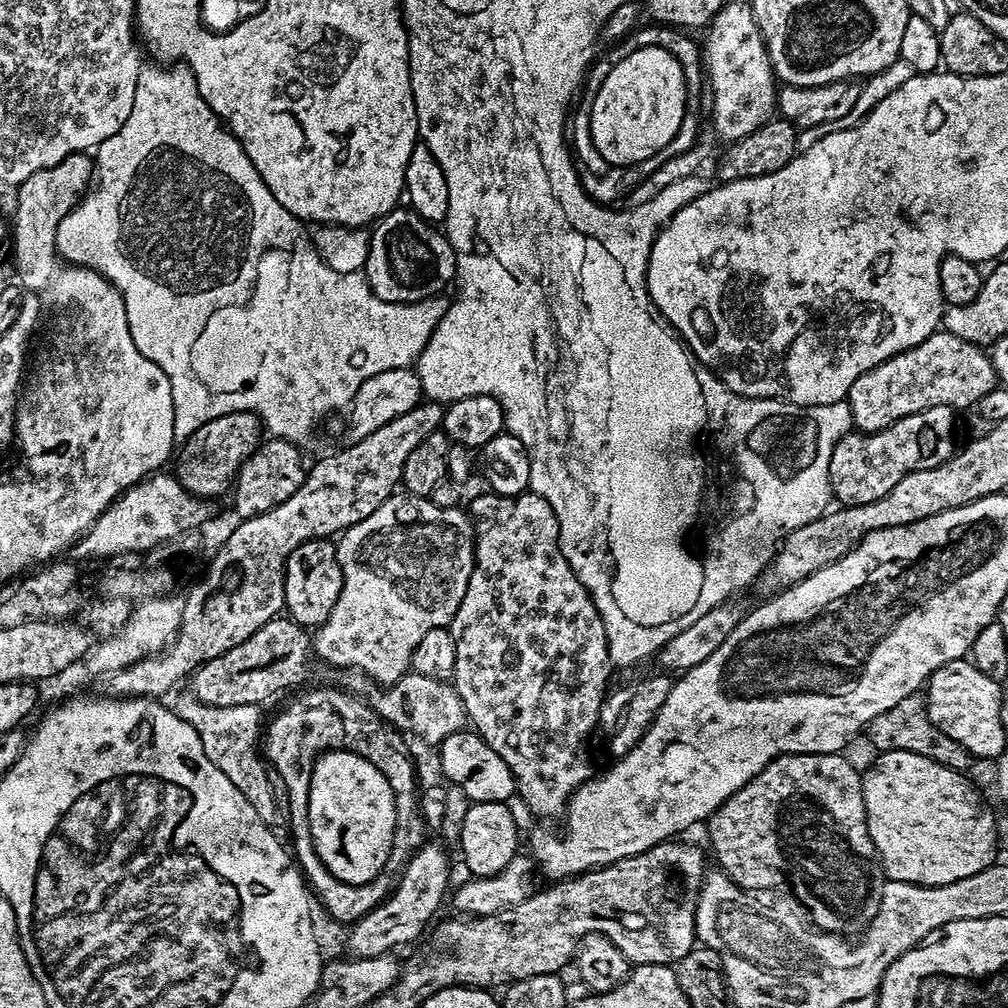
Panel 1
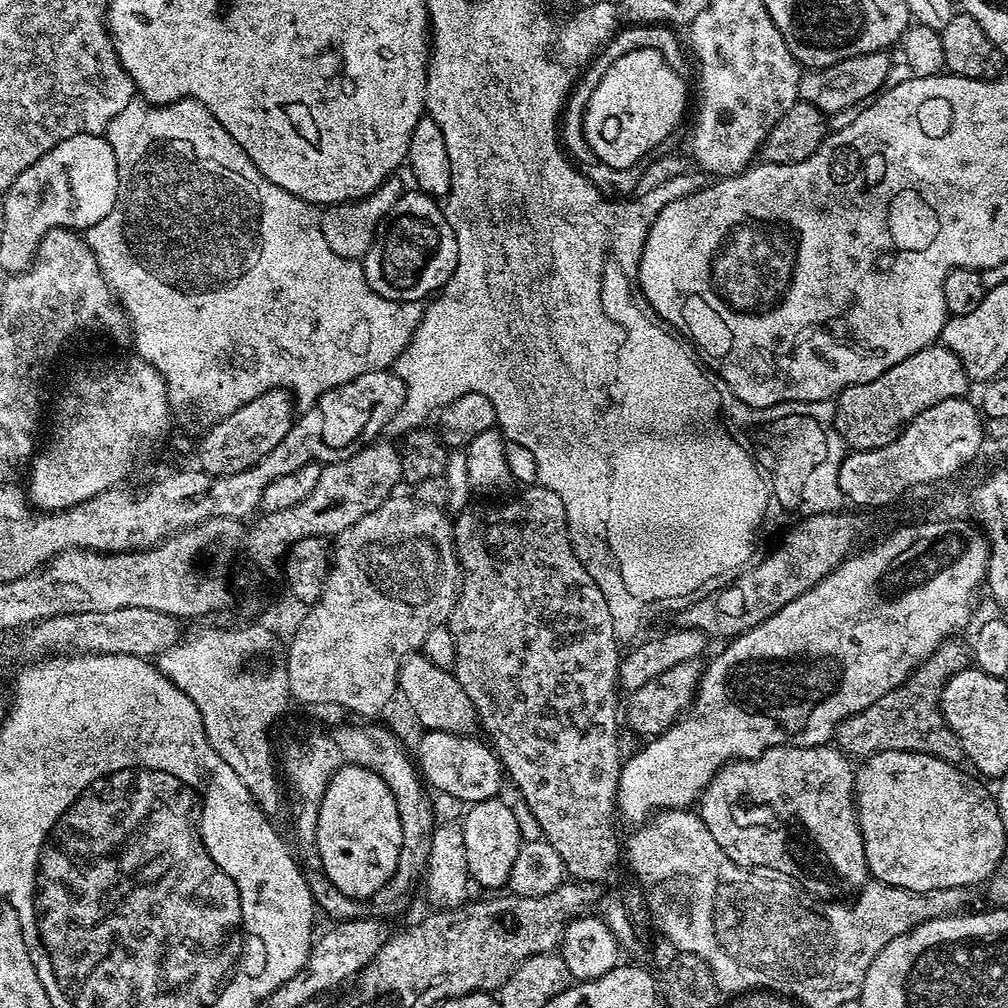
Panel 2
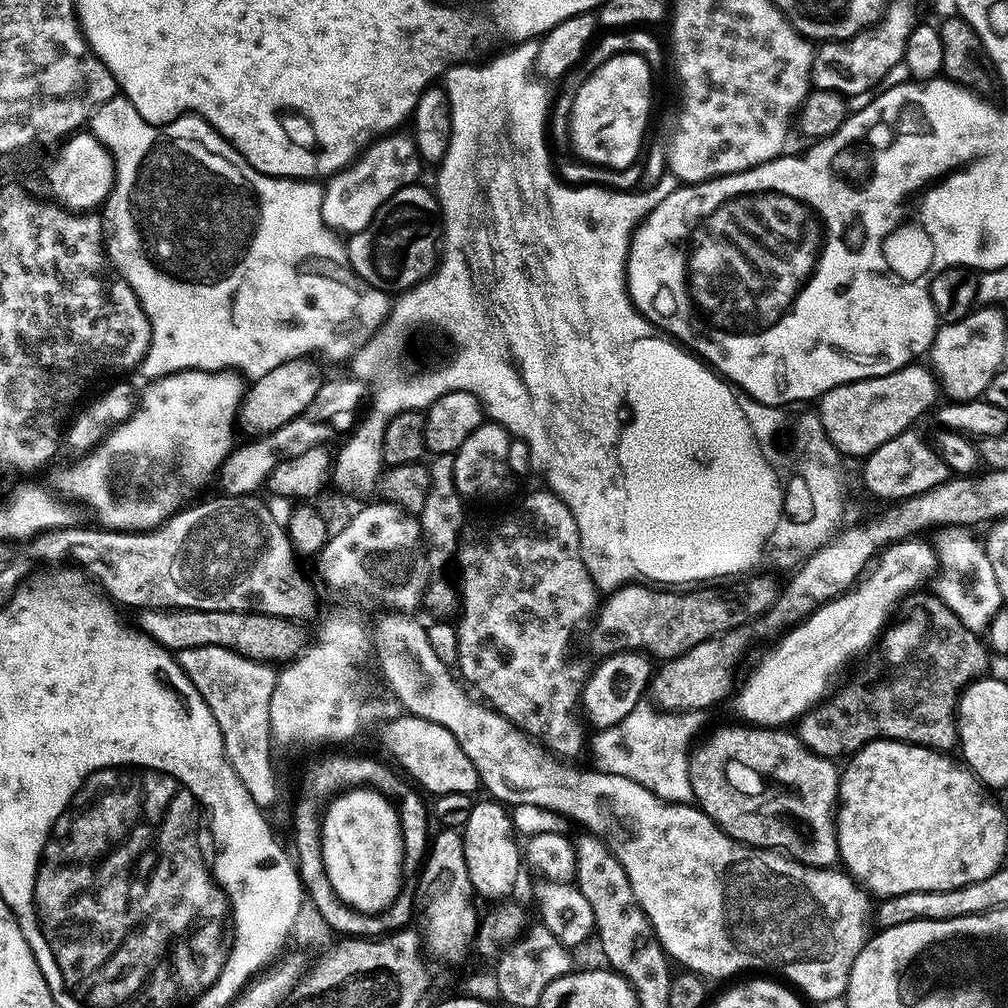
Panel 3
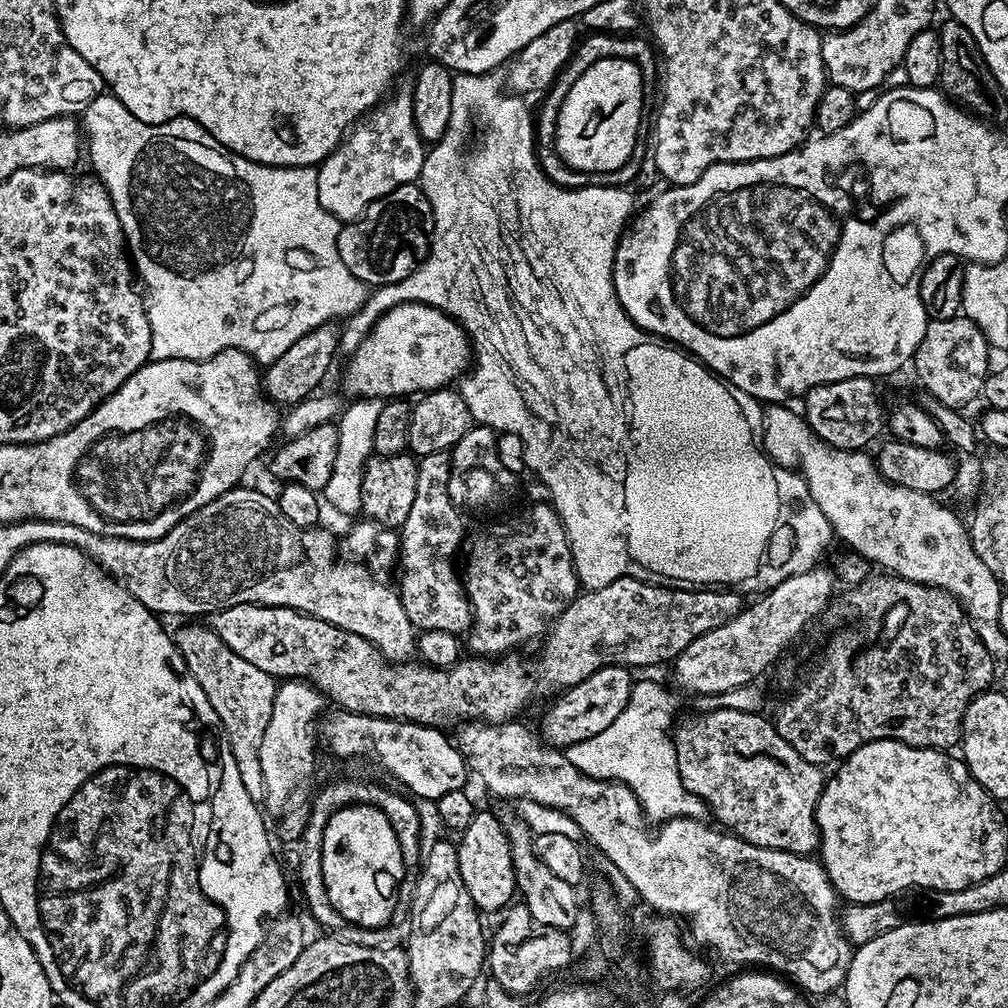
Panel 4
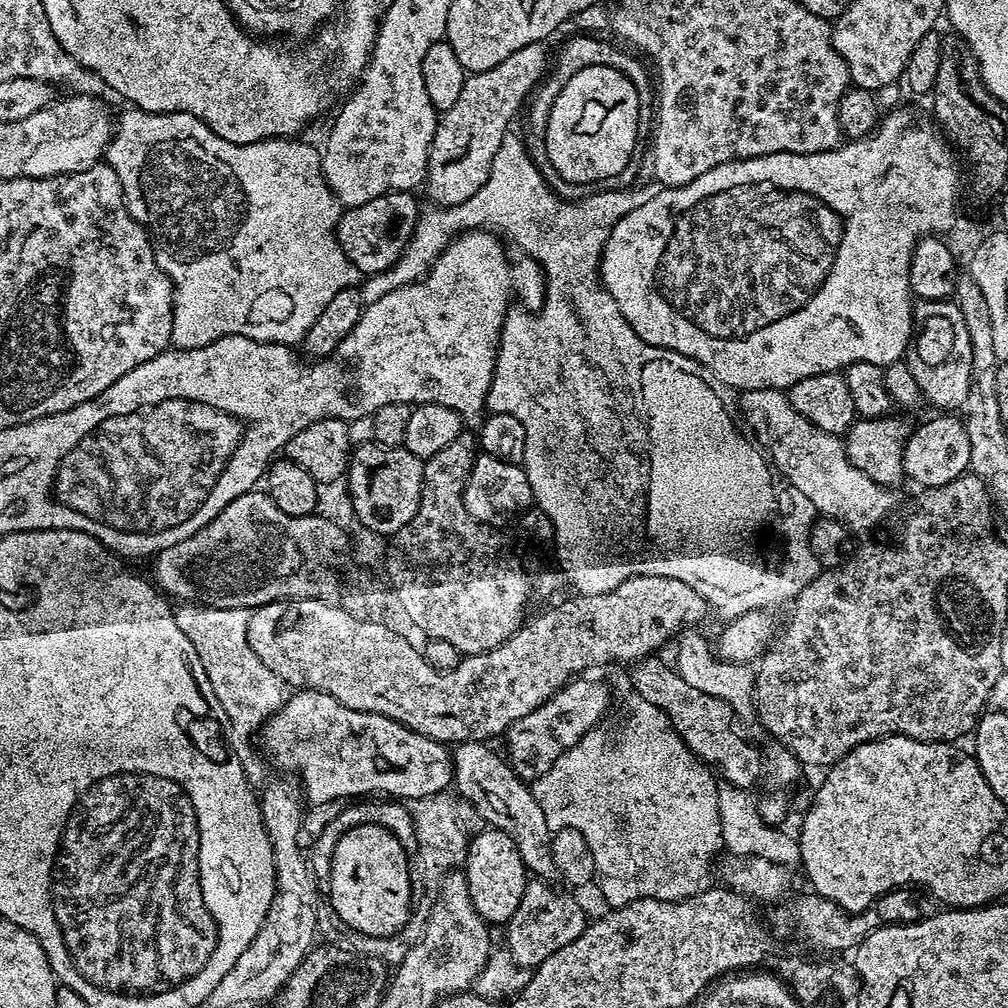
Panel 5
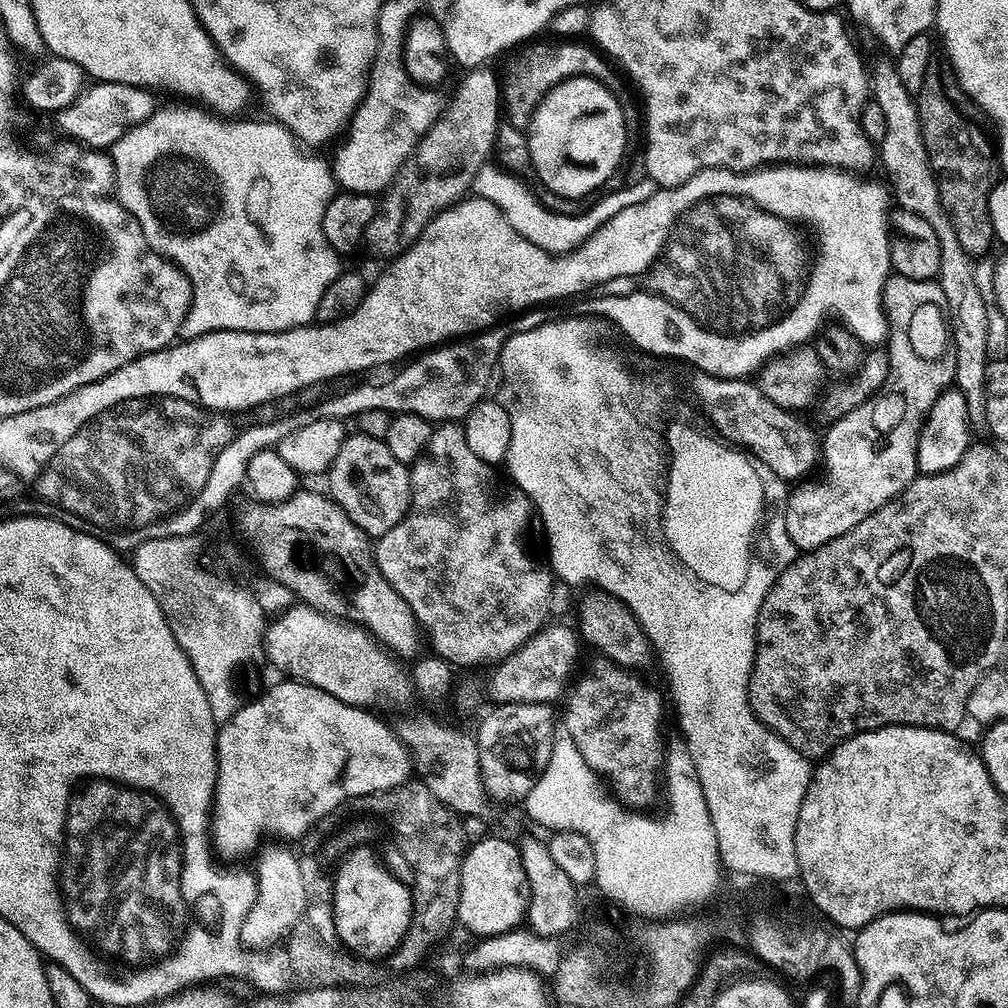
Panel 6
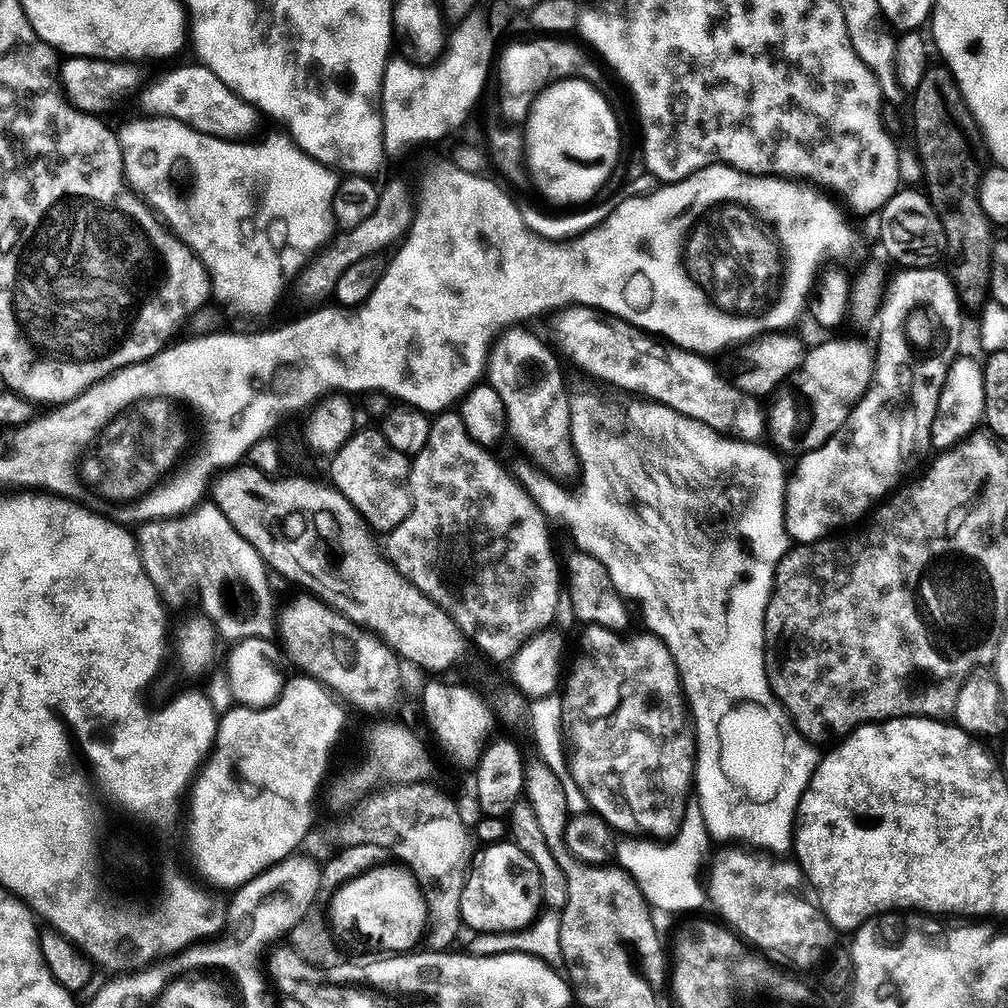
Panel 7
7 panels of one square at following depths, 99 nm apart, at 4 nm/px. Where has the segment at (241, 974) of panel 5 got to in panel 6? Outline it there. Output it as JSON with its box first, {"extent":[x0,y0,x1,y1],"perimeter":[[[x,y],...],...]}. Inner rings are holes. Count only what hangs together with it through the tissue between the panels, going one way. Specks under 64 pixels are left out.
{"extent":[240,842,307,951],"perimeter":[[[276,842],[265,843],[257,853],[257,866],[254,871],[257,877],[256,904],[245,918],[240,931],[240,942],[245,949],[254,951],[271,949],[281,934],[293,933],[305,919],[307,905],[306,886],[301,875],[299,855],[291,850],[288,856],[268,856],[276,852]]]}

